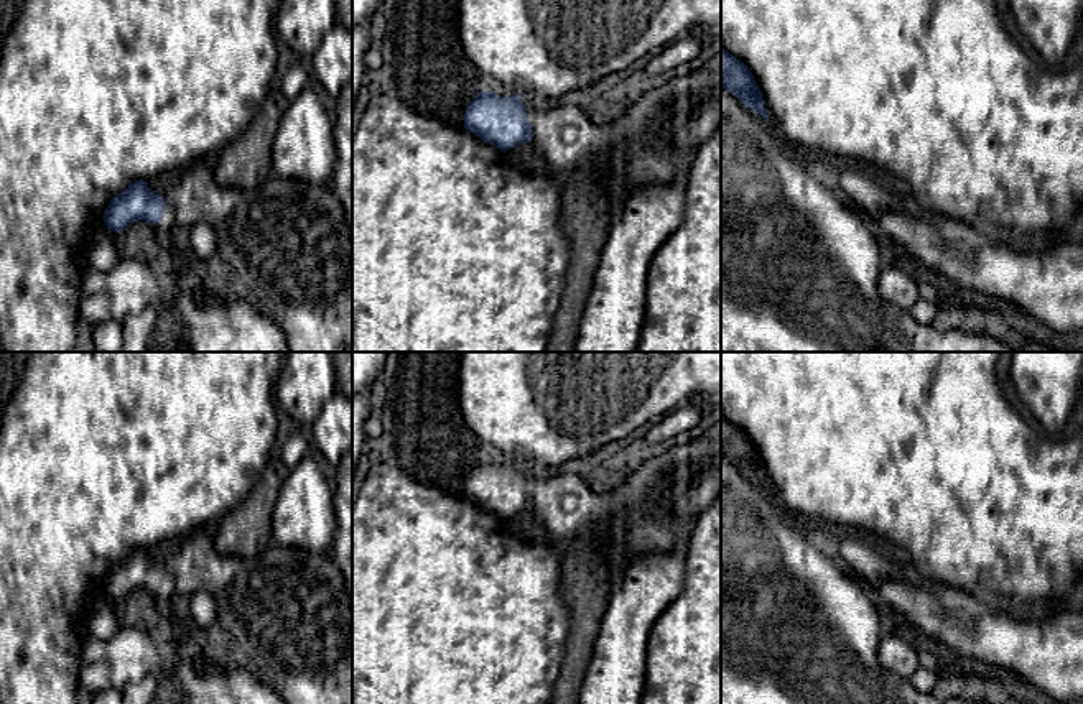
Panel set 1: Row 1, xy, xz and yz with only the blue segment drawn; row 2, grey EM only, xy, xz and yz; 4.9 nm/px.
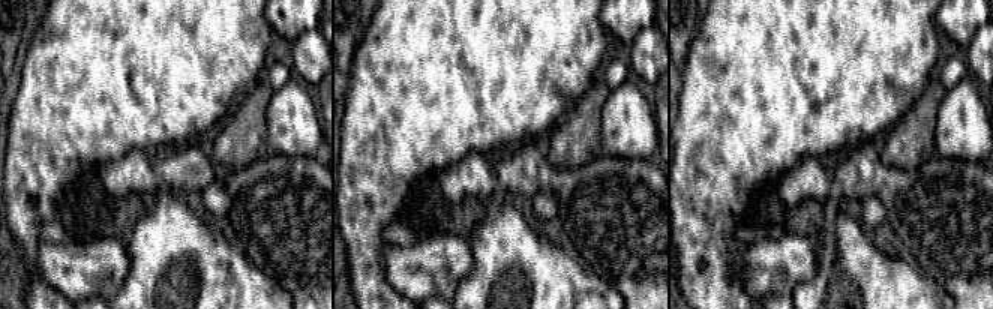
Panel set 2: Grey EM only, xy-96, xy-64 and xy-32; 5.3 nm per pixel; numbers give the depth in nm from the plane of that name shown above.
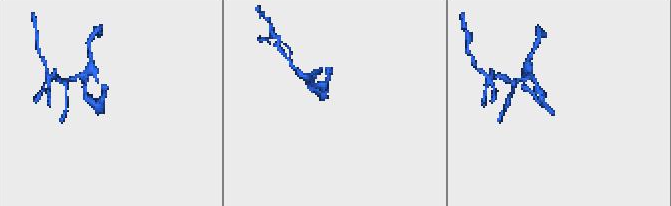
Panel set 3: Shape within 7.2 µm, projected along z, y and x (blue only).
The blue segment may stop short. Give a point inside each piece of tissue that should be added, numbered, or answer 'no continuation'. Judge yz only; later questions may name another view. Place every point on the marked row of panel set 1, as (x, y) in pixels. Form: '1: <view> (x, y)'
no continuation

